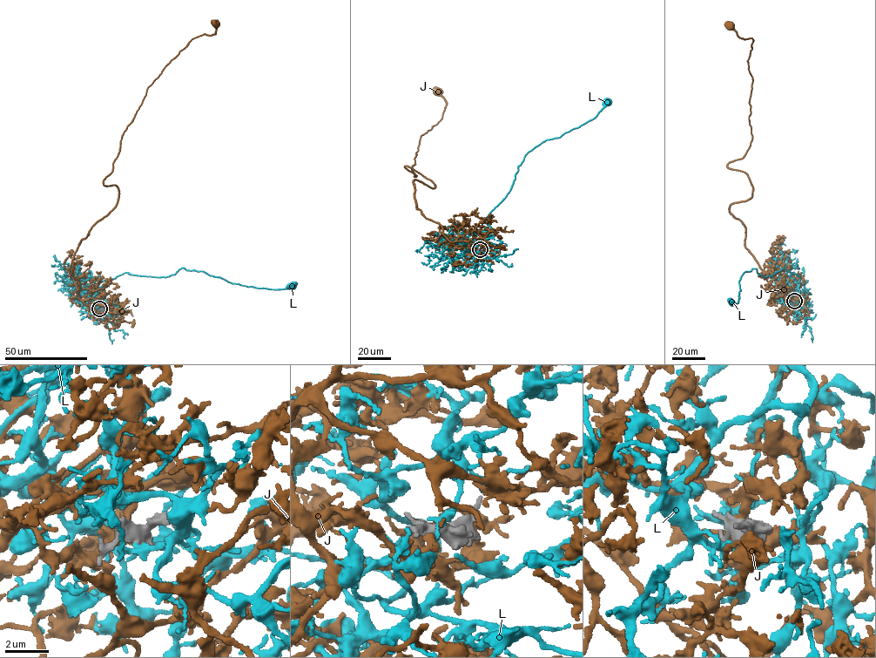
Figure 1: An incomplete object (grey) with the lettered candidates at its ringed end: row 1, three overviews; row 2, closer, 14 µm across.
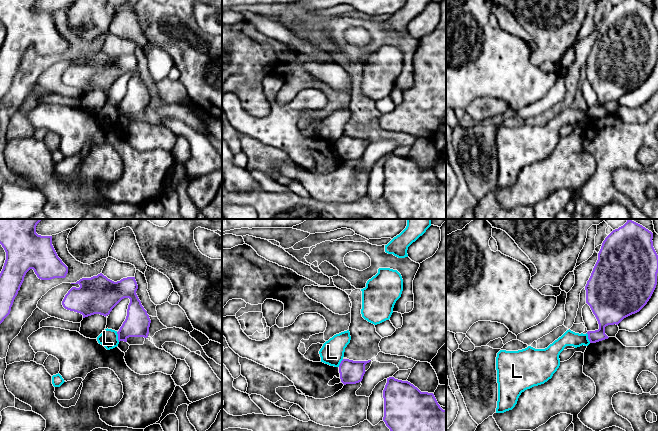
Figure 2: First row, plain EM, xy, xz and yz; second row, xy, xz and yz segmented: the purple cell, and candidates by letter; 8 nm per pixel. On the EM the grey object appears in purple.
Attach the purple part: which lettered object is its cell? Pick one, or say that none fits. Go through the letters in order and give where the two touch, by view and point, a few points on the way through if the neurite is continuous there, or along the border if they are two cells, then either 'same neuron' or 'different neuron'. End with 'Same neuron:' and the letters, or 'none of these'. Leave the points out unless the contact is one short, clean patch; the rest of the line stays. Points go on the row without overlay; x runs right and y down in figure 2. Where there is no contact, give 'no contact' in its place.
J: no contact; same neuron
L: meets purple in xy at (118, 113); border along xy (116, 108), (119, 117); different neuron
Same neuron: J

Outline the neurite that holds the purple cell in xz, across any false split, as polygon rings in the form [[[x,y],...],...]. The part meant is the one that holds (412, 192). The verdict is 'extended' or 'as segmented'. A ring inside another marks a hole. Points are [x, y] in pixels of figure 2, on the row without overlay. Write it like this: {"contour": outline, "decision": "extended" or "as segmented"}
{"contour": [[[389,153],[383,174],[383,197],[398,219],[446,219],[446,186],[440,183],[433,169],[421,168],[408,157]]], "decision": "as segmented"}

